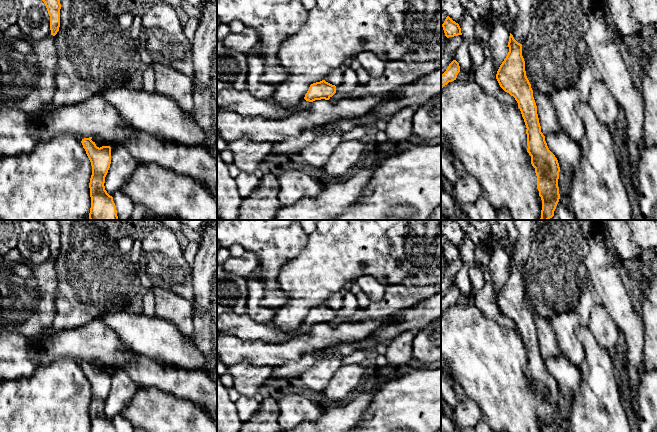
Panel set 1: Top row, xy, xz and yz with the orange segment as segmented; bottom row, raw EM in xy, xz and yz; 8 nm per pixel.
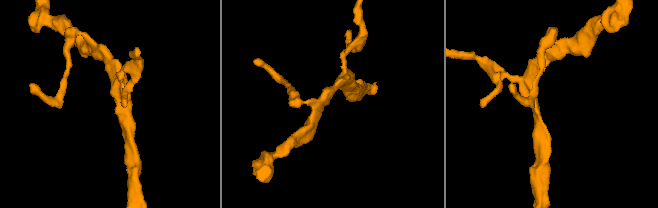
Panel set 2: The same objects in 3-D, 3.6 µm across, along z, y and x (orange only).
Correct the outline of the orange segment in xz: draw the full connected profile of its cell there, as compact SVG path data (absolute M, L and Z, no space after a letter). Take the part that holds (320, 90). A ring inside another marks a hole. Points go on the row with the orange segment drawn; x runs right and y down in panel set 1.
M325 80L310 85L304 99L309 102L315 100L329 100L336 93L336 86Z

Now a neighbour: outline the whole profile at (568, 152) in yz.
M563 130L545 136L549 150L558 160L560 170L575 172L581 165L582 151L579 143L573 141Z

